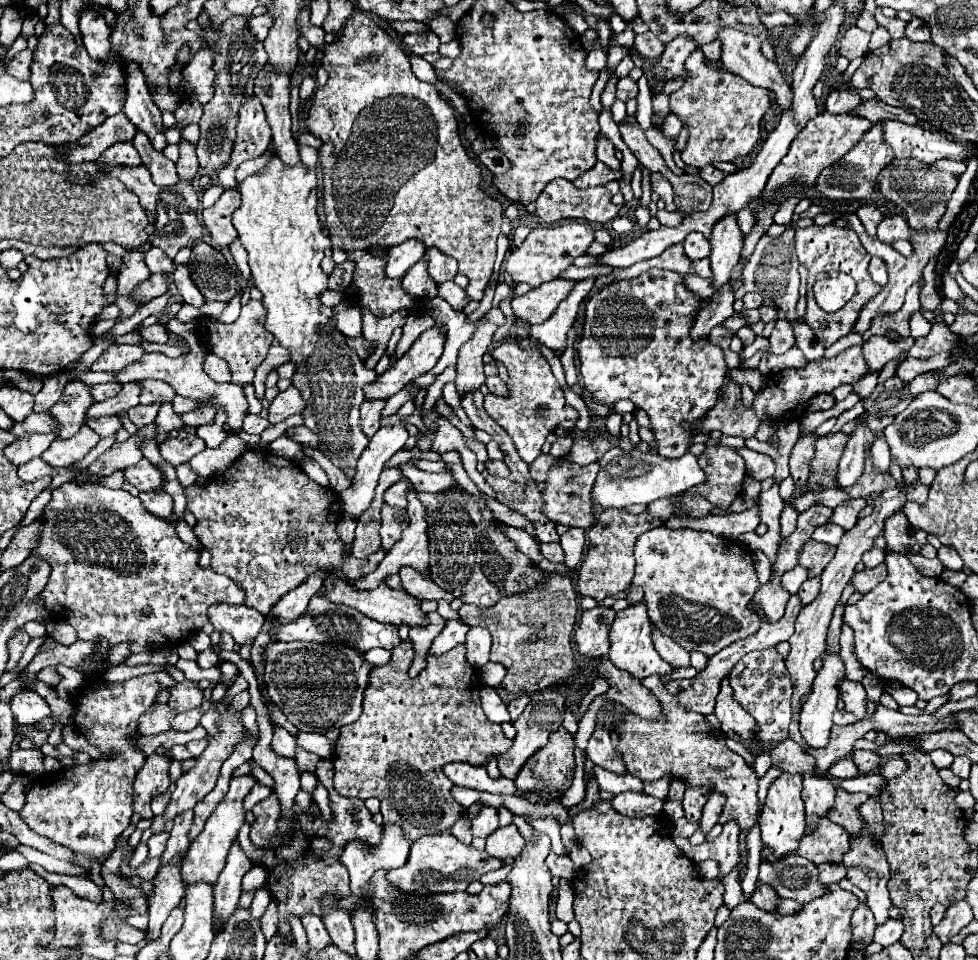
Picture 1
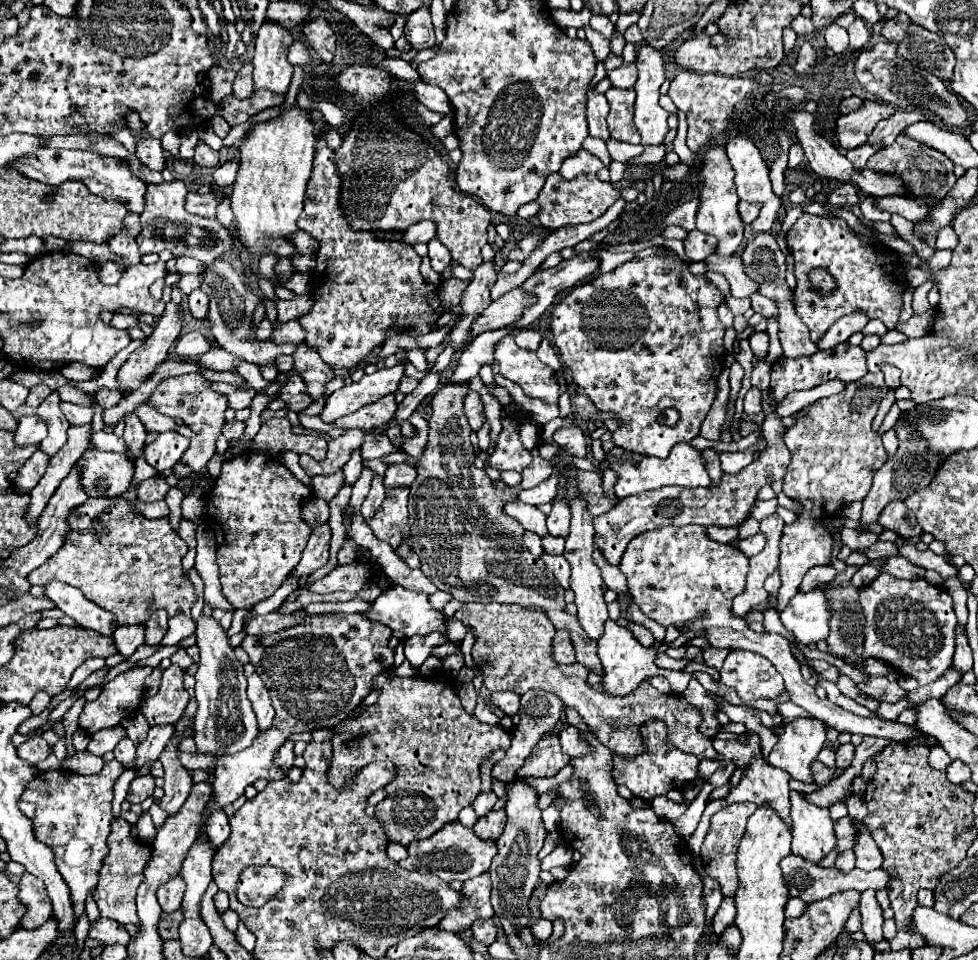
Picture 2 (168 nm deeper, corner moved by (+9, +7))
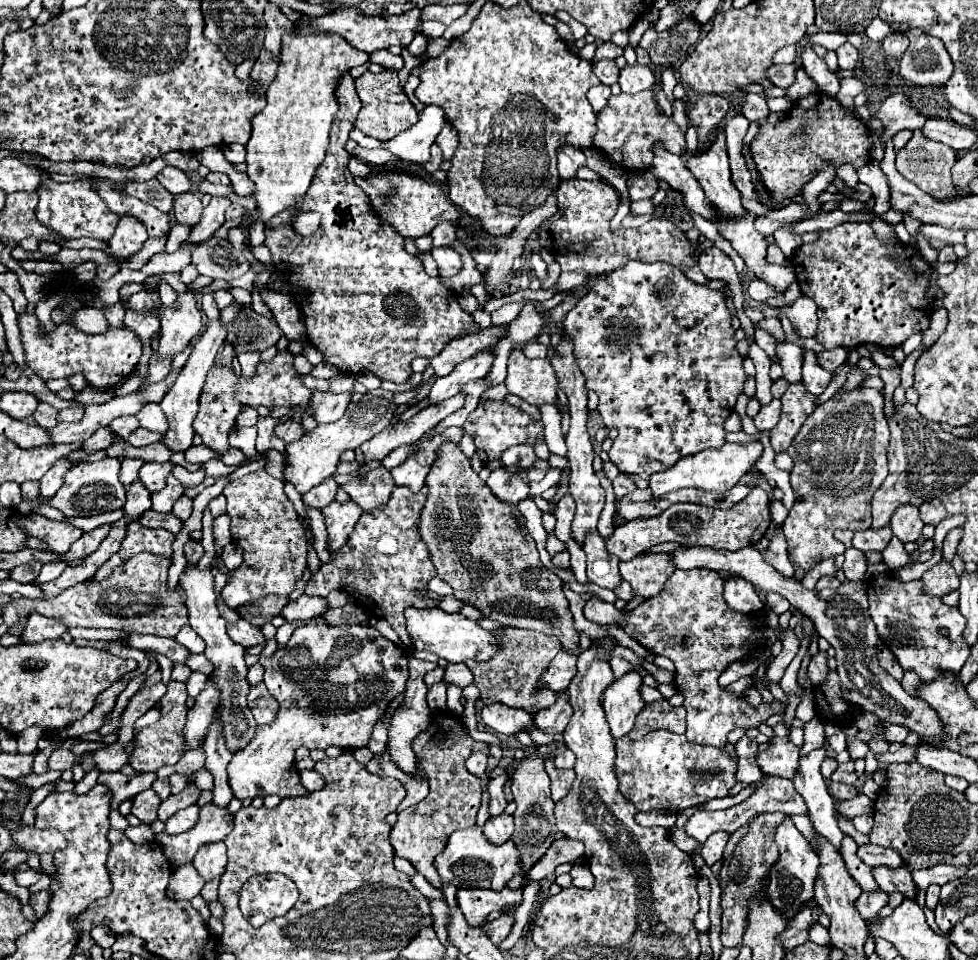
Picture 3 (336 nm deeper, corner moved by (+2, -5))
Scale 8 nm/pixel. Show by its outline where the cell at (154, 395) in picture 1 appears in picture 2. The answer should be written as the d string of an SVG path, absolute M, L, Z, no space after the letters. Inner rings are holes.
M188 373L188 375L164 379L152 393L150 405L164 415L170 415L174 419L178 417L184 419L184 423L192 429L194 437L190 437L190 447L184 451L182 461L194 471L200 471L202 467L206 467L206 463L212 459L216 451L216 439L226 423L224 411L228 409L228 397L224 393L210 389L208 381L200 373Z

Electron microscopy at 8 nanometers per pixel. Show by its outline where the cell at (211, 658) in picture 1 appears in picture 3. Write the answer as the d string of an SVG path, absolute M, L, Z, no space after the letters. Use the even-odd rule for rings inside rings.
M203 653L191 655L185 663L191 667L191 671L199 671L199 673L205 673L205 675L211 673L211 661L207 661L207 657Z

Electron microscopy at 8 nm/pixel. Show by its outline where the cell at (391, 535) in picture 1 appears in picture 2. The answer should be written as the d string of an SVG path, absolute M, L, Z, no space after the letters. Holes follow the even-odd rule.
M376 475L376 477L372 479L370 493L368 493L368 497L364 499L364 503L362 503L362 507L360 507L362 517L364 517L364 519L370 519L370 517L372 517L372 513L376 513L376 511L380 509L380 505L382 505L382 501L384 501L384 499L386 499L386 489L384 489L382 477L380 477L380 475Z

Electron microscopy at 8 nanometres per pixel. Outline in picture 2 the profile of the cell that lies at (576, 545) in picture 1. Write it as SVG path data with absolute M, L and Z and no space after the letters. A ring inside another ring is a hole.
M562 499L552 501L552 511L546 519L548 523L548 533L554 537L566 537L568 527L570 527L570 507Z

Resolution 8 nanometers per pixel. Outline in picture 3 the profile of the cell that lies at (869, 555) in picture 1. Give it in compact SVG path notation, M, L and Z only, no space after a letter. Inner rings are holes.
M891 527L883 529L867 529L867 531L857 531L853 537L853 547L859 551L883 551L887 543L891 541L893 533Z

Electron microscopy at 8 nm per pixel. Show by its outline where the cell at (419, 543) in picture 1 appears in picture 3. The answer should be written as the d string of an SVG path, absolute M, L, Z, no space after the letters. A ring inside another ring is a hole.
M301 595L299 599L289 601L283 607L281 615L287 621L293 621L293 619L311 619L311 617L323 615L327 609L329 609L329 603L327 603L325 597L307 597L307 595Z

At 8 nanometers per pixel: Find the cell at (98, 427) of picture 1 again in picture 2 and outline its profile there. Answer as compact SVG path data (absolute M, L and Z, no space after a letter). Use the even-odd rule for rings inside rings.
M62 403L62 413L70 421L70 425L86 425L92 421L92 409L74 405L74 403Z

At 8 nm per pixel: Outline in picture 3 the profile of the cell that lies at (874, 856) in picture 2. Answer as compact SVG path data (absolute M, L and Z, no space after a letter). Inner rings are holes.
M877 865L871 869L877 885L881 887L881 891L891 893L891 891L901 891L903 895L913 899L913 881L911 881L911 873L905 867L899 869L891 869L887 865Z

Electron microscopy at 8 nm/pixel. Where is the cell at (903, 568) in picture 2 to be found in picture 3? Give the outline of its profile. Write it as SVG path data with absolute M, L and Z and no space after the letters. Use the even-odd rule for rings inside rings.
M941 561L923 573L921 583L923 583L923 593L927 593L931 597L941 597L959 587L959 577L951 563Z

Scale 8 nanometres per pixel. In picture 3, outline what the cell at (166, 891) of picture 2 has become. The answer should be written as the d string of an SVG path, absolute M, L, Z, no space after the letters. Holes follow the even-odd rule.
M181 865L171 873L171 881L167 887L169 899L193 899L203 889L205 881L195 873L193 865Z

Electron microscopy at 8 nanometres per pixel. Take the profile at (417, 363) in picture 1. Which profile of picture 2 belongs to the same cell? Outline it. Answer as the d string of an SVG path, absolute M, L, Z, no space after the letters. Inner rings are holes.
M394 365L392 369L378 369L372 375L364 375L358 383L344 385L336 393L332 393L320 413L324 423L334 423L338 417L350 415L364 405L376 403L388 393L394 393L404 375L402 365Z

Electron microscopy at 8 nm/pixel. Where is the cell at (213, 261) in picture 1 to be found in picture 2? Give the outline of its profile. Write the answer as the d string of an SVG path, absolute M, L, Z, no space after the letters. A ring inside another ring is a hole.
M216 259L206 273L202 275L204 283L202 283L202 291L210 297L210 311L208 311L208 321L210 321L210 331L212 337L216 339L216 343L226 349L228 353L242 357L248 363L256 363L256 365L264 365L264 363L272 363L276 357L280 355L292 355L296 350L294 344L274 345L270 339L266 343L262 343L254 329L252 329L252 313L256 311L256 305L260 303L260 297L252 293L250 287L244 285L242 275L238 275L230 263L226 259Z

